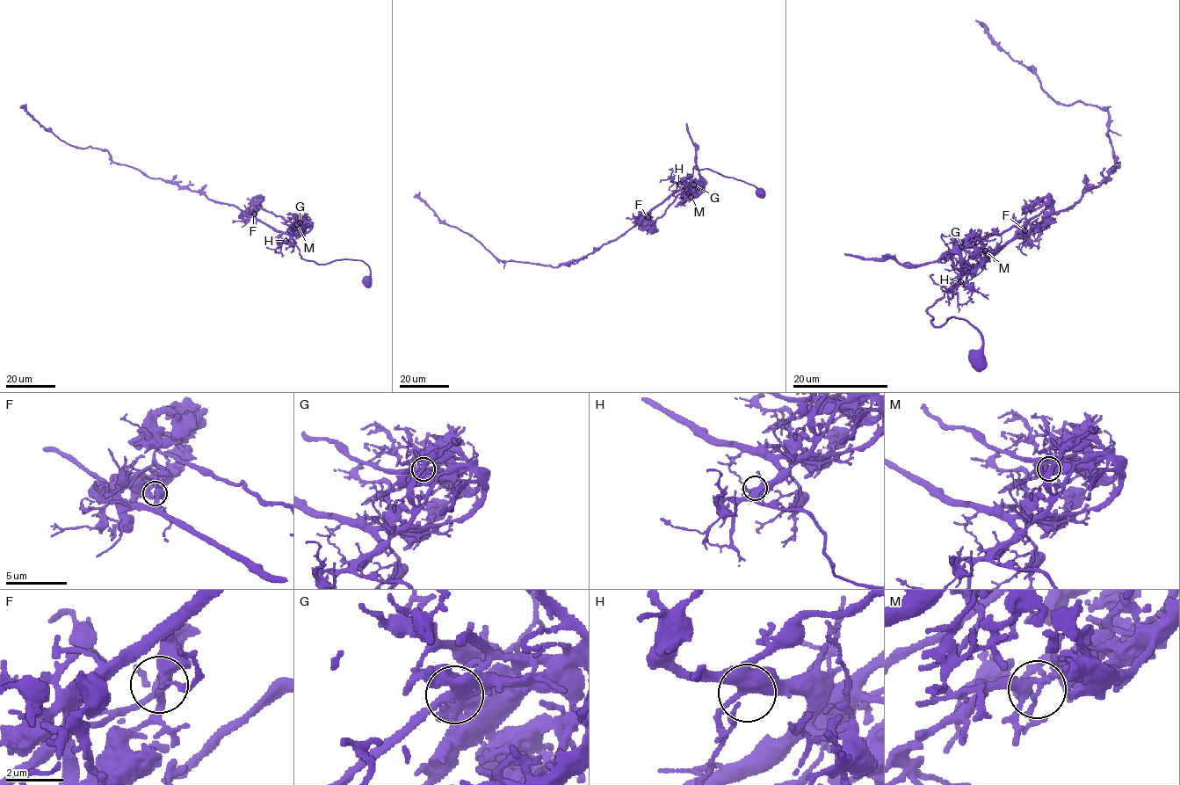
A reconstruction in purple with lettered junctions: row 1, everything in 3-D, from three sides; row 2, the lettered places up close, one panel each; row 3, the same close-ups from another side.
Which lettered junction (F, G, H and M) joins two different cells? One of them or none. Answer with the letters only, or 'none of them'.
G

